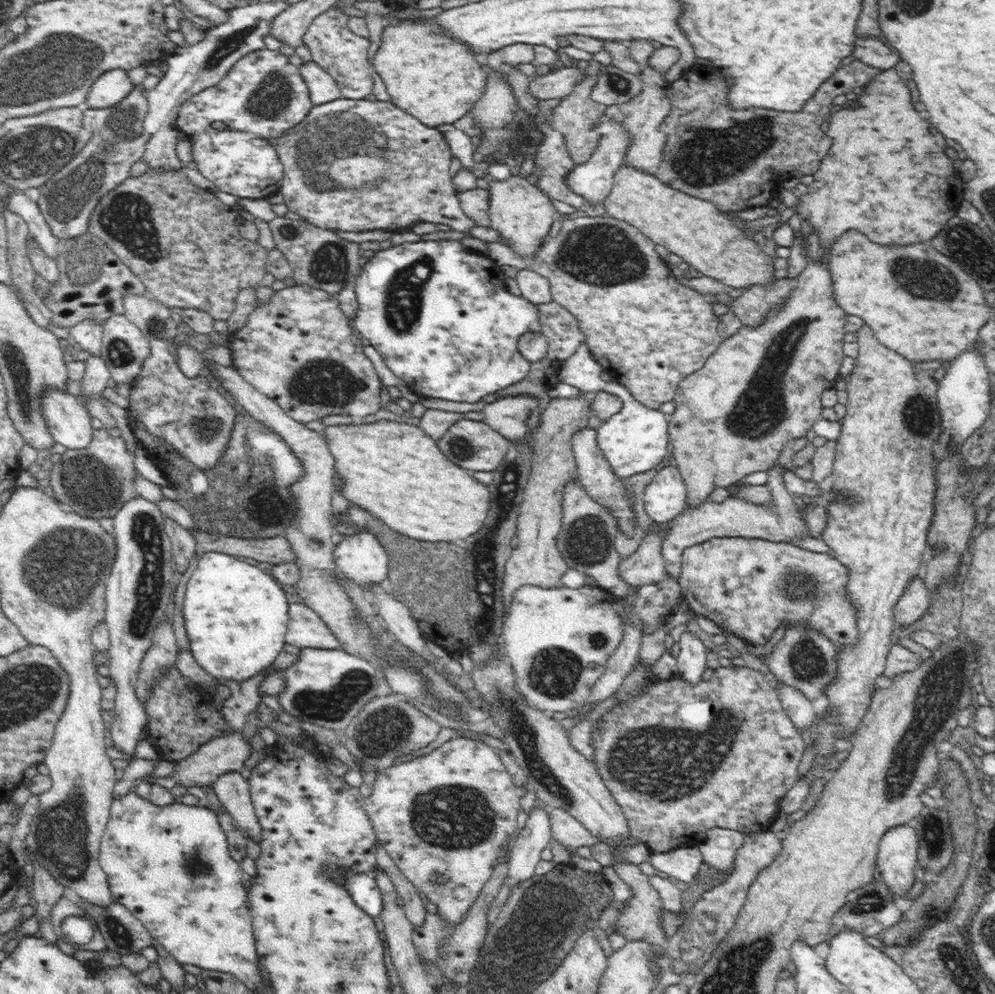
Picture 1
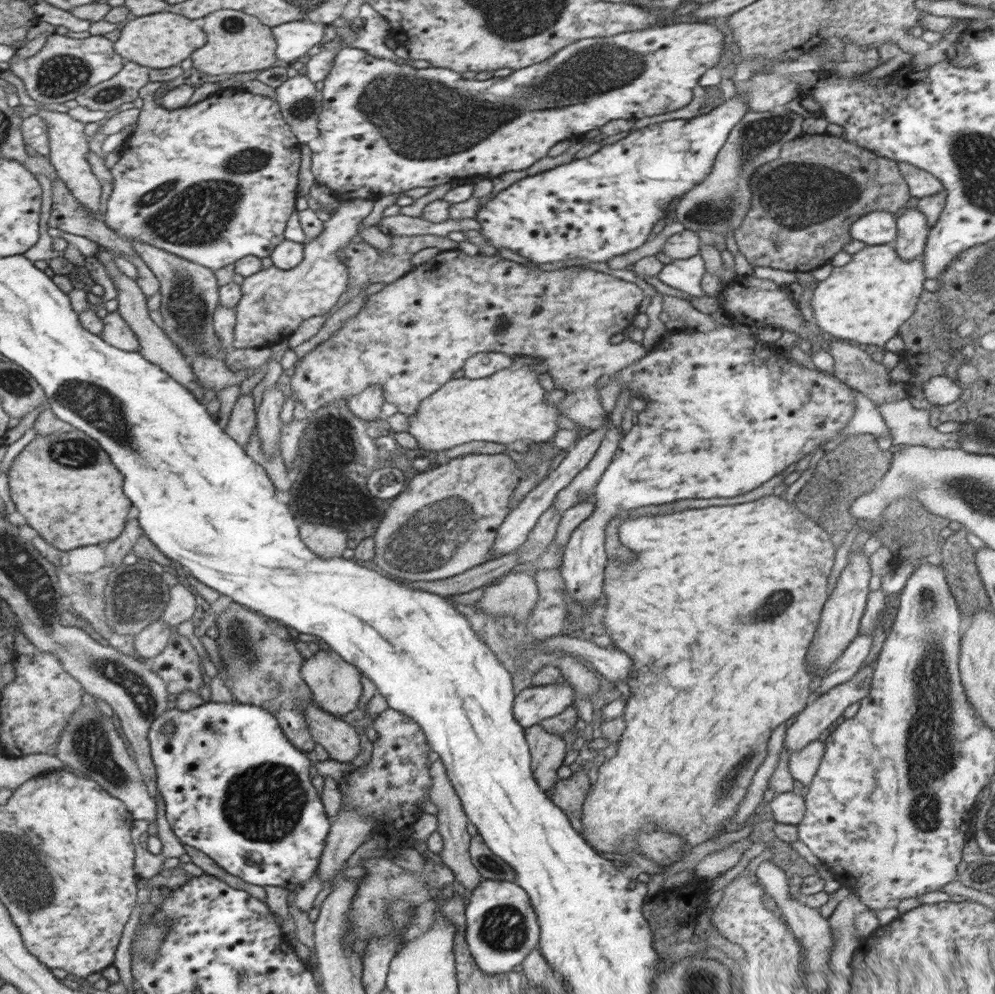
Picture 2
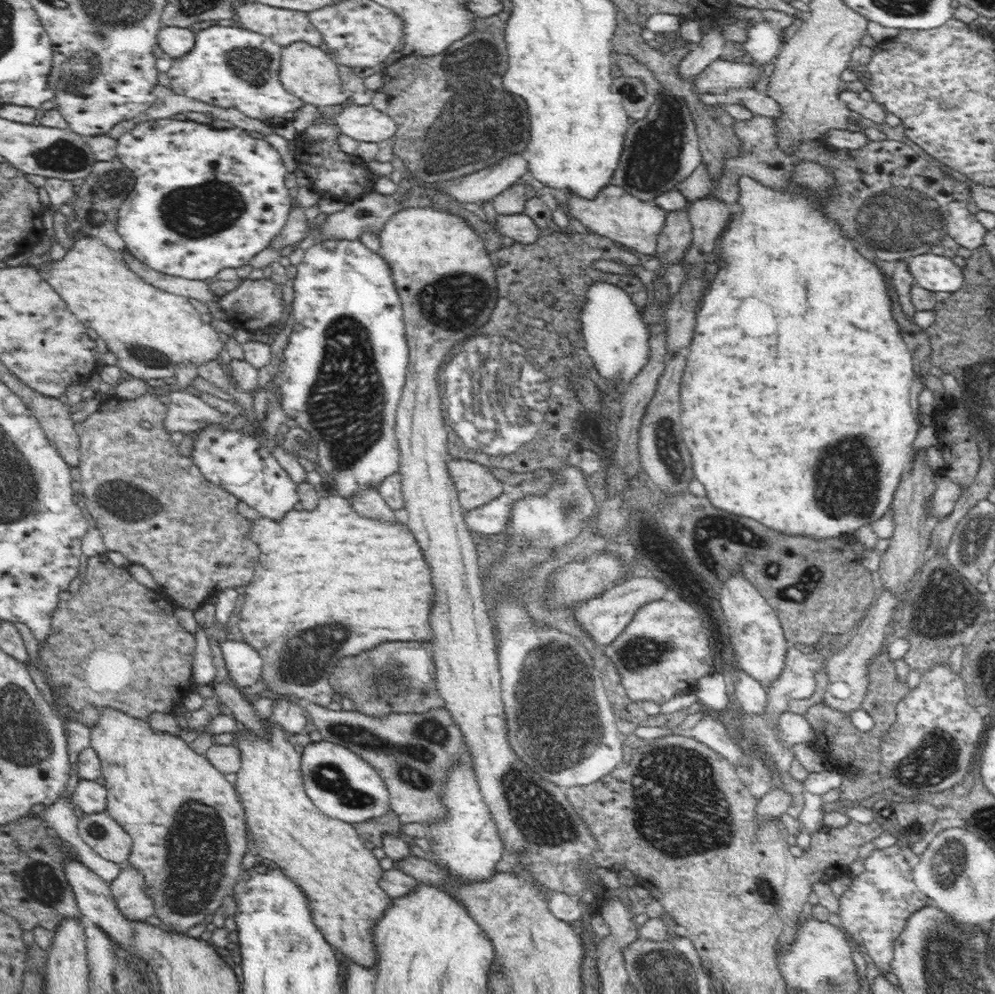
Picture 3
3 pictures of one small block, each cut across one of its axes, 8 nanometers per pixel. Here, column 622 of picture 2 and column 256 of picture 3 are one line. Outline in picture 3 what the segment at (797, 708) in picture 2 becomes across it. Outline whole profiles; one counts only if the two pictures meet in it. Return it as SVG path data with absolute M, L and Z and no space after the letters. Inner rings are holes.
M330 494L327 497L319 499L317 507L314 510L289 510L280 520L274 521L268 517L257 516L246 534L252 542L260 549L260 556L256 561L256 570L252 582L244 588L244 602L240 606L239 621L236 629L242 634L242 640L249 644L263 660L261 677L266 679L269 688L279 695L295 696L304 698L308 702L326 707L336 698L331 687L329 676L333 666L344 657L351 657L370 650L377 644L388 641L432 641L433 630L429 623L430 608L432 608L432 596L434 588L430 582L430 570L428 564L424 562L422 551L416 544L414 535L410 529L400 522L386 522L385 520L368 520L362 518L351 505L351 500L338 494ZM260 719L265 729L265 737L259 732L237 730L237 738L233 745L238 747L241 756L241 767L232 777L239 801L246 808L247 823L254 832L254 853L264 860L272 860L292 882L296 882L308 898L308 906L314 924L322 930L326 940L334 950L340 951L354 963L368 967L376 962L376 945L374 945L373 928L377 920L385 913L393 901L391 896L381 888L382 874L379 860L370 850L364 848L364 842L350 823L330 818L314 806L305 793L303 774L301 771L301 754L288 741L286 733L274 725Z

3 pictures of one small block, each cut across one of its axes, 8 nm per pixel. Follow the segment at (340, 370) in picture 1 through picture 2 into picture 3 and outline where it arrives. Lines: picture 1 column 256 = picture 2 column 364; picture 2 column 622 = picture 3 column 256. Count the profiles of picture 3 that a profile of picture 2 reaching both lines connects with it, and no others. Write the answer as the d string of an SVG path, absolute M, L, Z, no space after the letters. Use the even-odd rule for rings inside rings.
M268 274L263 279L247 278L233 291L220 297L216 303L229 316L227 322L232 327L257 333L259 330L266 330L280 322L283 315L282 286L274 283Z

